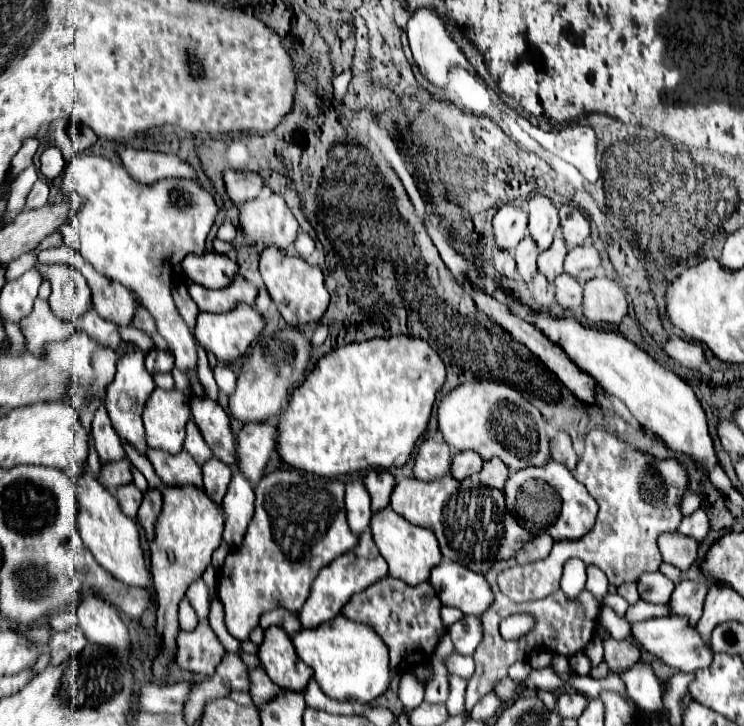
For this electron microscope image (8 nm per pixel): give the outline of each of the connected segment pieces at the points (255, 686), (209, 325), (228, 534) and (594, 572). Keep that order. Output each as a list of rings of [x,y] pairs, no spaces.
[[[250,669],[250,679],[252,679],[252,687],[250,687],[250,695],[256,707],[264,707],[268,705],[280,691],[284,691],[282,687],[278,687],[276,683],[272,683],[272,679],[266,675],[264,669]]]
[[[238,303],[228,313],[220,313],[220,315],[200,313],[194,335],[206,351],[212,351],[218,357],[218,361],[234,361],[246,353],[250,343],[264,331],[264,327],[266,327],[266,319],[254,307],[246,303]]]
[[[238,471],[232,473],[232,481],[222,505],[224,505],[224,511],[228,511],[224,541],[232,549],[238,549],[238,545],[242,545],[248,523],[254,515],[254,489],[248,483],[248,479]]]
[[[594,565],[588,567],[588,581],[586,581],[588,591],[592,591],[598,599],[602,599],[608,593],[608,579],[604,575],[604,571],[596,569]]]

